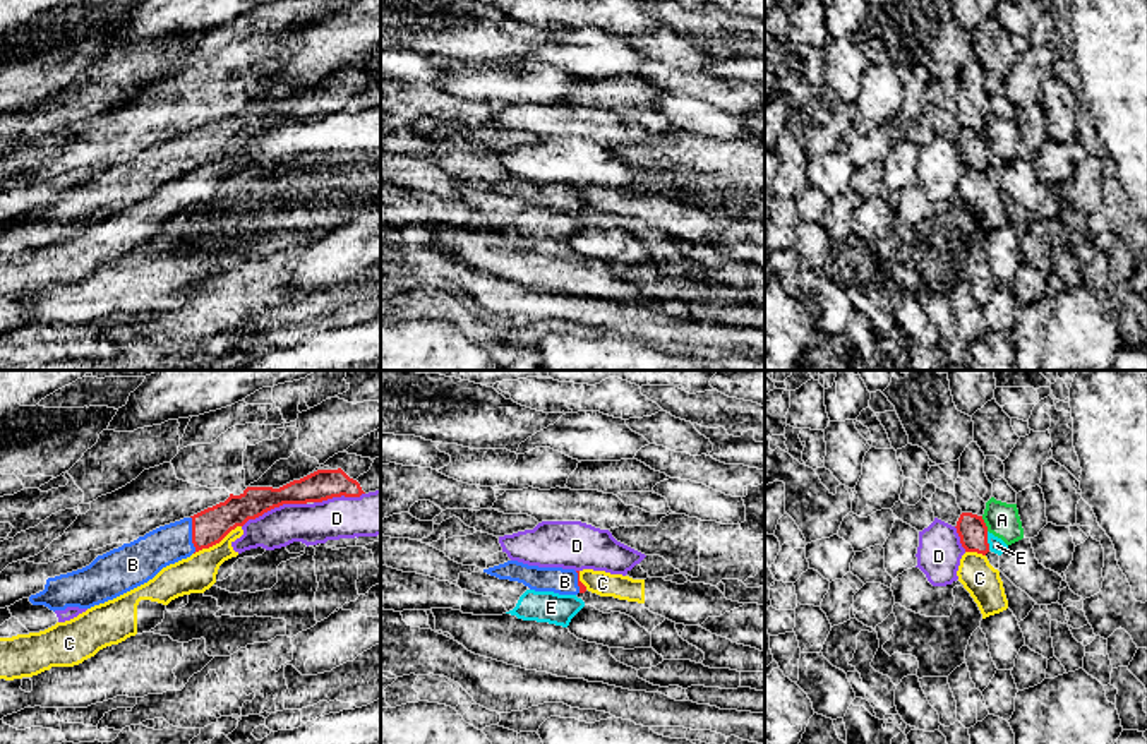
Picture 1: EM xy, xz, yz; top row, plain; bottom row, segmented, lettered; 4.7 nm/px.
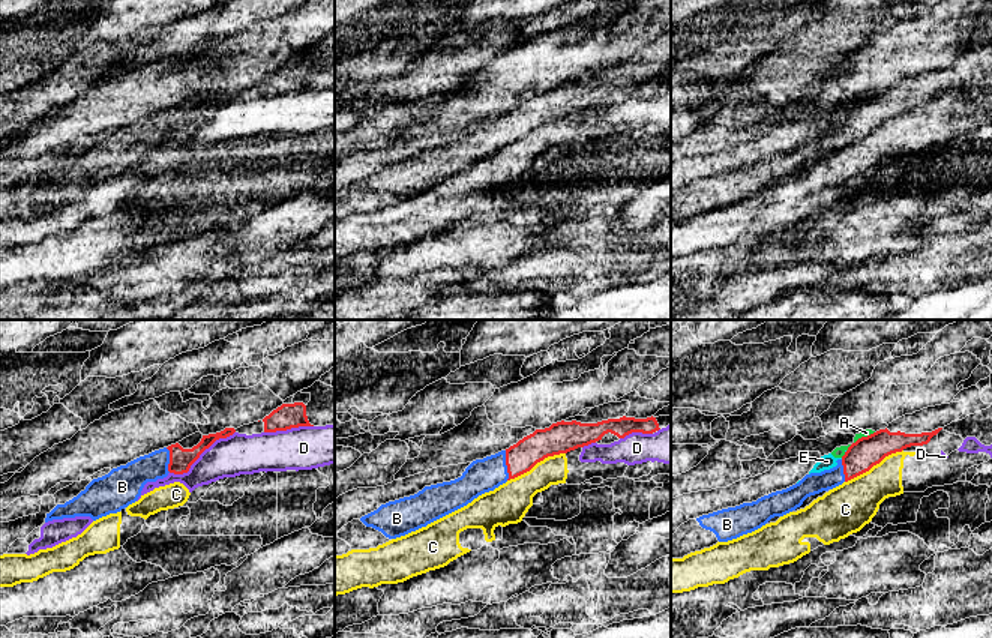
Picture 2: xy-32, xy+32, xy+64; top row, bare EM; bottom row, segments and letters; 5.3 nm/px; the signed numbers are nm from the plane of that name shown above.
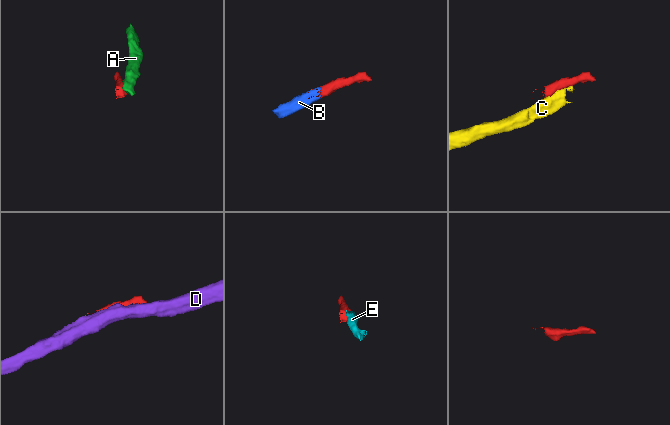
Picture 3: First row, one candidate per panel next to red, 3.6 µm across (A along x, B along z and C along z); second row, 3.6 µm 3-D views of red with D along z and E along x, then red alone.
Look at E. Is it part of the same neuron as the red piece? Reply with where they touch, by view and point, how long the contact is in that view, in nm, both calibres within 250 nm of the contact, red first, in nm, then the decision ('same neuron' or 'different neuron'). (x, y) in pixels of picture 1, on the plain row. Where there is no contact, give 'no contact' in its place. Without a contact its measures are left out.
yz (986, 156) | 90 nm | 140/70 nm | different neuron

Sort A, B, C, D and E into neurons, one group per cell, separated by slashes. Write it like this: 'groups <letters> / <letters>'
groups A E / B / C / D

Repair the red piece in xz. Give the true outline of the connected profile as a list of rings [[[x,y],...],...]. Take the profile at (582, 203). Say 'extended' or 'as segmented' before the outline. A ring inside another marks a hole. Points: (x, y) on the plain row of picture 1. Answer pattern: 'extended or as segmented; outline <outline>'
extended; outline [[[518,177],[483,185],[499,195],[518,197],[535,207],[554,207],[559,211],[585,209],[586,202],[580,197],[580,187],[562,183],[538,183]]]

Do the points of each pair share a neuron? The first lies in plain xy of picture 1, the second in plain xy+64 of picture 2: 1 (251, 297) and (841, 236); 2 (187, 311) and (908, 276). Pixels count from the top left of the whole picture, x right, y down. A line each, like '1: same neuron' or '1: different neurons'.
1: different neurons
2: same neuron

